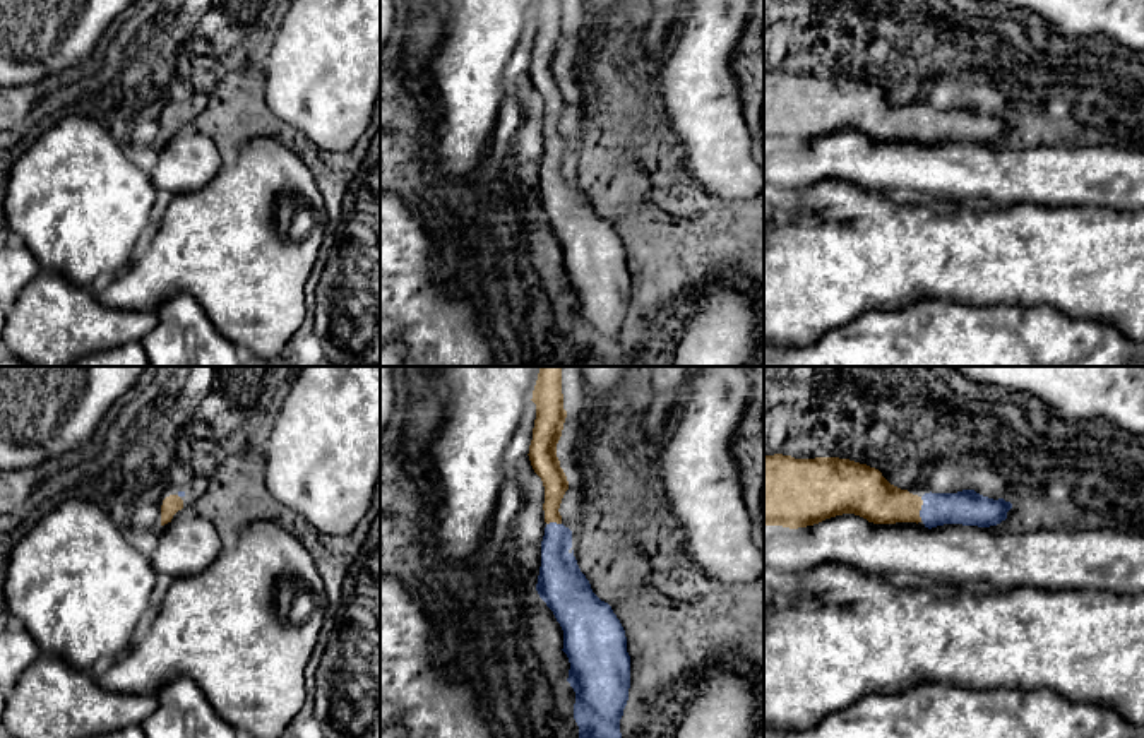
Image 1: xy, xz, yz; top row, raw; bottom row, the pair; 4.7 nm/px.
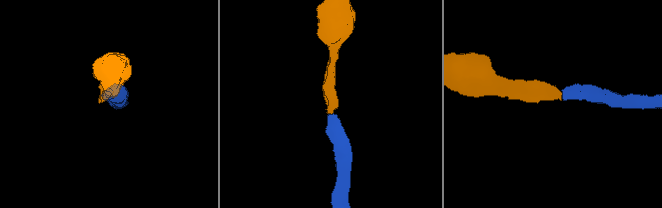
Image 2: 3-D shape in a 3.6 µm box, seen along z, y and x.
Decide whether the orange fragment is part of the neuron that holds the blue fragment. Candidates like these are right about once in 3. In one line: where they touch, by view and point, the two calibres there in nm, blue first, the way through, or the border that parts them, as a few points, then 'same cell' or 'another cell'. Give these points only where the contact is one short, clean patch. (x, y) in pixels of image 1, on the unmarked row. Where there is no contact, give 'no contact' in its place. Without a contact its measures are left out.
yz (922, 125) | 170/220 nm | across yz (966, 124), (922, 125), (882, 120), (870, 112) | same cell

